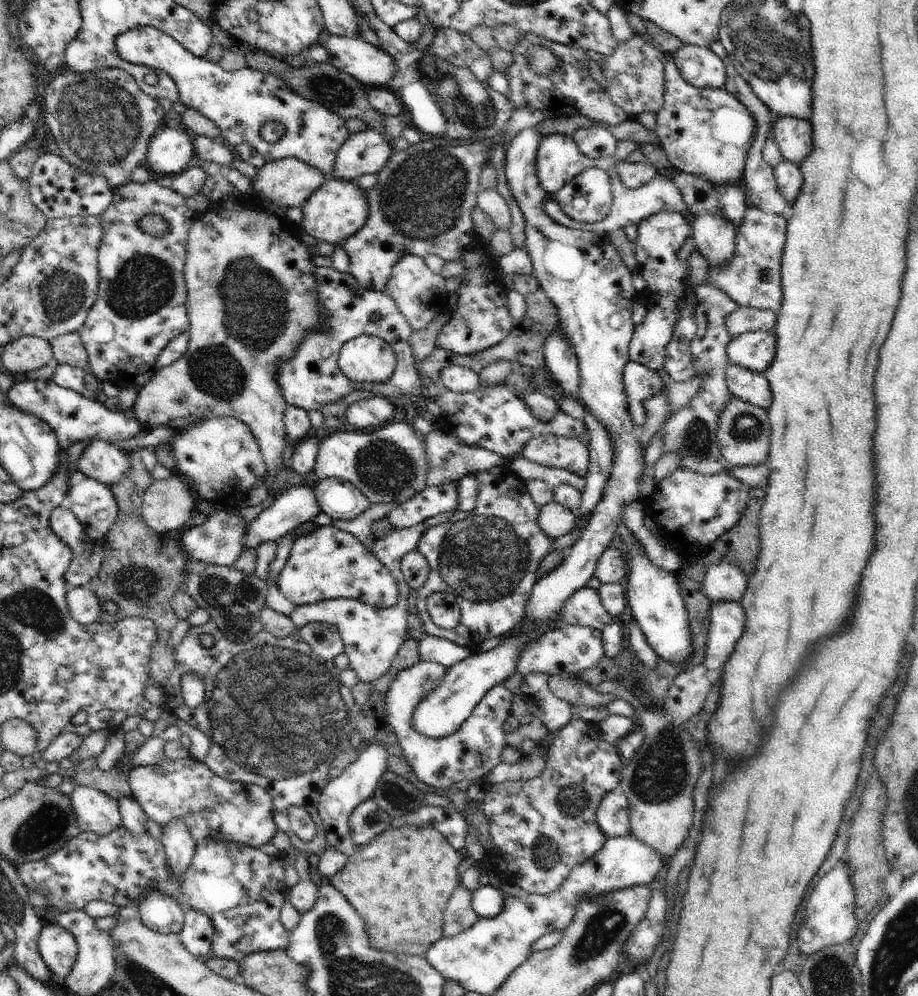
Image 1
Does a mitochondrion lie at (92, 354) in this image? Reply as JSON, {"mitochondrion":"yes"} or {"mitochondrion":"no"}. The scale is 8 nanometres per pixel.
{"mitochondrion":"no"}

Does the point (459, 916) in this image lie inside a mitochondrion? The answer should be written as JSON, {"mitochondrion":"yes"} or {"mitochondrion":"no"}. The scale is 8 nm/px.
{"mitochondrion":"yes"}

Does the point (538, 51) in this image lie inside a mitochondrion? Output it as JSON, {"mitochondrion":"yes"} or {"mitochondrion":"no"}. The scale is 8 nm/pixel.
{"mitochondrion":"no"}

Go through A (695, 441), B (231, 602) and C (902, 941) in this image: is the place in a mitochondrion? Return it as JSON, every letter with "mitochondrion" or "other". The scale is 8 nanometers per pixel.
{"A":"mitochondrion","B":"mitochondrion","C":"mitochondrion"}

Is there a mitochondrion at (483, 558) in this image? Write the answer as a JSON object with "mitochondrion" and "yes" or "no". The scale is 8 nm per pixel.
{"mitochondrion":"yes"}

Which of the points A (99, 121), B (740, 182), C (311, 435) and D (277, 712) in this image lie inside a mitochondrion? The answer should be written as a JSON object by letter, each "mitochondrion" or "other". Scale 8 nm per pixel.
{"A":"mitochondrion","B":"other","C":"other","D":"mitochondrion"}

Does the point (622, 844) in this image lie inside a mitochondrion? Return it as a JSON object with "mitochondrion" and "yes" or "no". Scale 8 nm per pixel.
{"mitochondrion":"no"}

